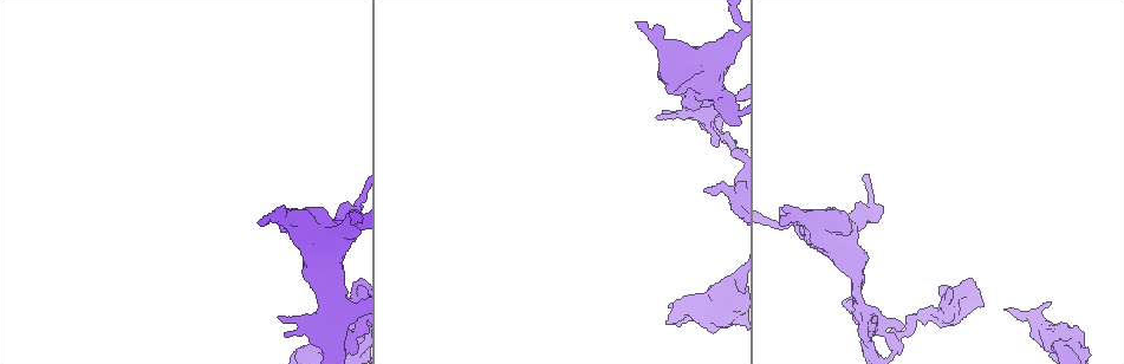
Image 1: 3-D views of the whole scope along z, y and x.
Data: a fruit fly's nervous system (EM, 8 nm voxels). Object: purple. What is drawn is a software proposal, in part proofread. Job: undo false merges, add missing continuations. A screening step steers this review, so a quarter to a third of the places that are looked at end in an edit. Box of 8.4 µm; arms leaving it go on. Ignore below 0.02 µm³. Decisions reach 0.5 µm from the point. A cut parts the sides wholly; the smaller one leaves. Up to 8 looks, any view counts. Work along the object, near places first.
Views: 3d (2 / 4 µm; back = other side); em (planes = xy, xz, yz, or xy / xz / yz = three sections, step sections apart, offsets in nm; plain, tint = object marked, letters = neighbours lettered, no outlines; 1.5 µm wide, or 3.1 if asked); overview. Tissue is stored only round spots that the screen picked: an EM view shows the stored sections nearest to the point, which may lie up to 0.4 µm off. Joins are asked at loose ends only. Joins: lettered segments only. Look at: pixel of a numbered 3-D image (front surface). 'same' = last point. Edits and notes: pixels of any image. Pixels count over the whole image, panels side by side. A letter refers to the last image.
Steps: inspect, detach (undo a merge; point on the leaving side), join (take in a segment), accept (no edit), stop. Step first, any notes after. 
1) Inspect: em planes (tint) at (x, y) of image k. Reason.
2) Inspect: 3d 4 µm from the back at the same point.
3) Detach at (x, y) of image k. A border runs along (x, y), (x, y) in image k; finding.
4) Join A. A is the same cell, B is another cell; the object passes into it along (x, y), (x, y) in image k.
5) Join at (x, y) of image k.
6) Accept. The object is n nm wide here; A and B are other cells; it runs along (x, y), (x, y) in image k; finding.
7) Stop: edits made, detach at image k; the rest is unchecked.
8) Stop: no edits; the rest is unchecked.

Inspect: em planes (letters) at (803, 220) of image 1. Thick turns thin.

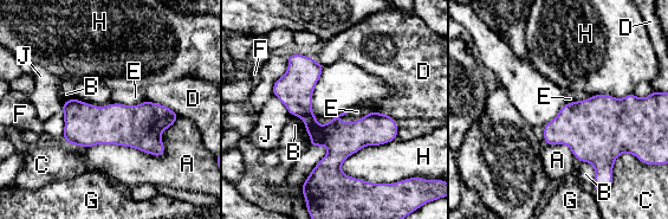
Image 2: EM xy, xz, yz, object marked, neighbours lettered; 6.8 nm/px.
Accept. The longest contact is with A, 700 nm; A, B, C, D, E, F, G, H and J are other cells; a border runs along (179, 116), (162, 155), (84, 147) in image 2; continuous, no second neuron.

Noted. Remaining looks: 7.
Inspect: em xz step 4 (tint) at (711, 124) of image 1. Abrupt turn.

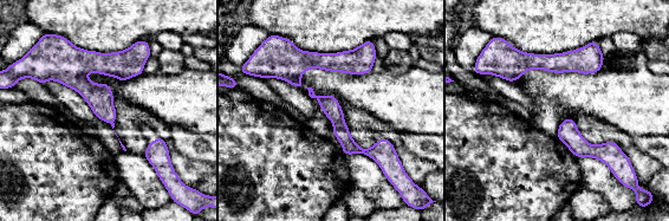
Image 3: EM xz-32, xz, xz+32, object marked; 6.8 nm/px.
Inspect: em planes (letters) at the same point. Another direction.

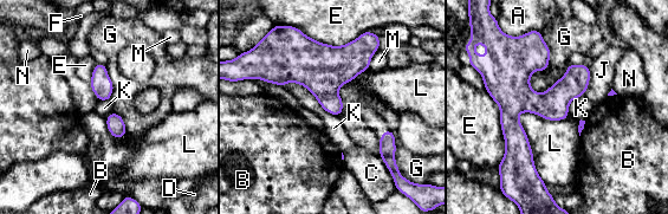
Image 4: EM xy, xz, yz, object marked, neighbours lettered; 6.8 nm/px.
Accept. The longest contact is with L, 500 nm; A, B, C, D, E, F, G, J, K, L, M and N are other cells; all the same neuron.

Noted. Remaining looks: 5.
Stop: no edits; the rest is unchecked.

